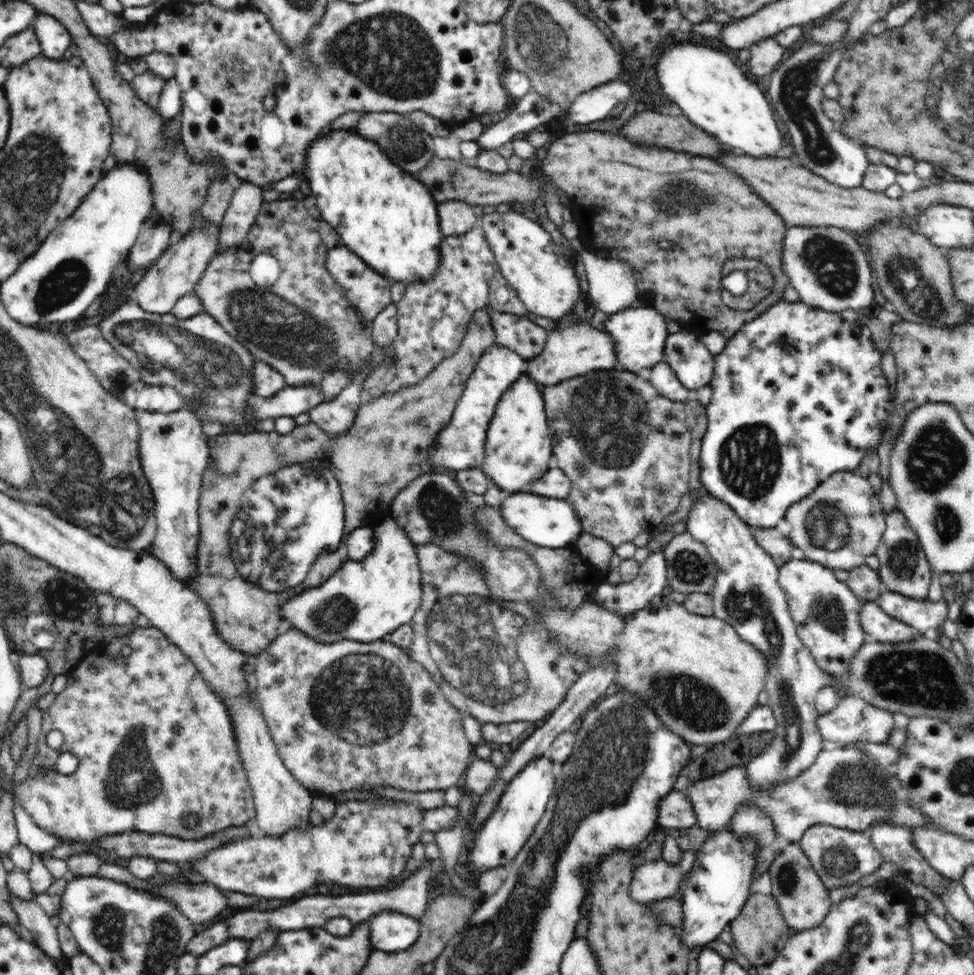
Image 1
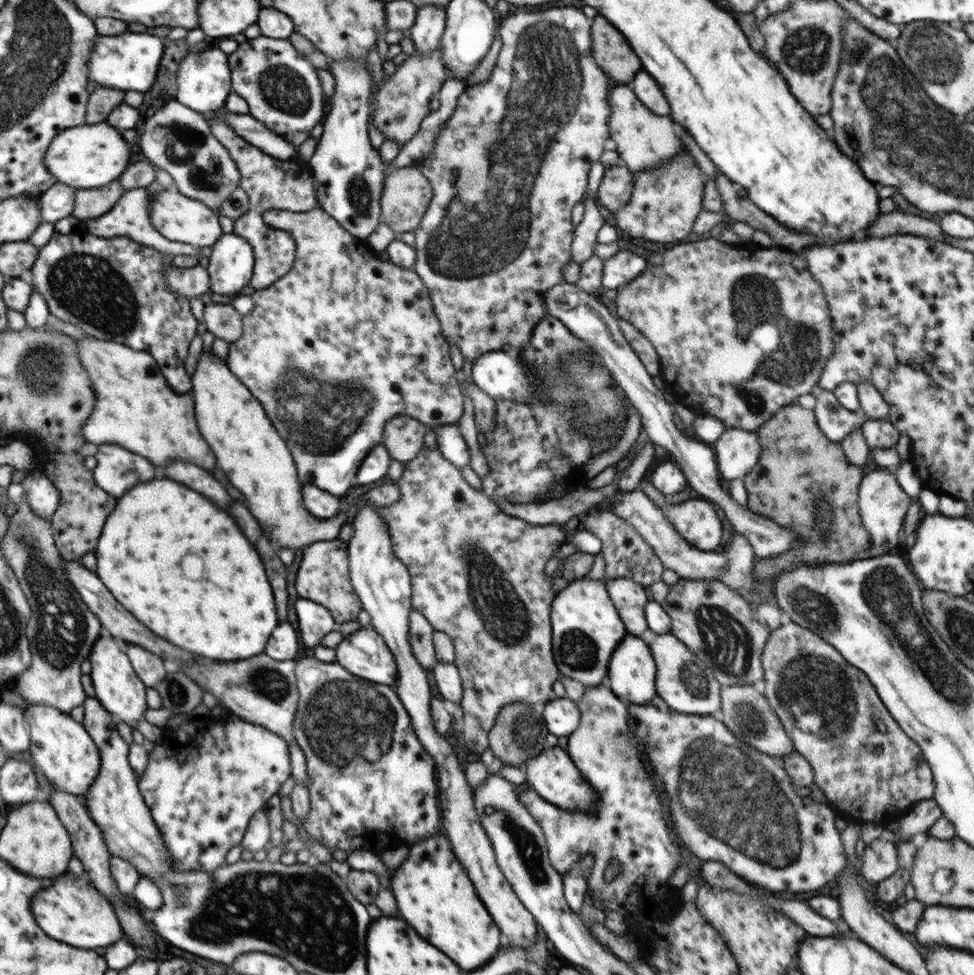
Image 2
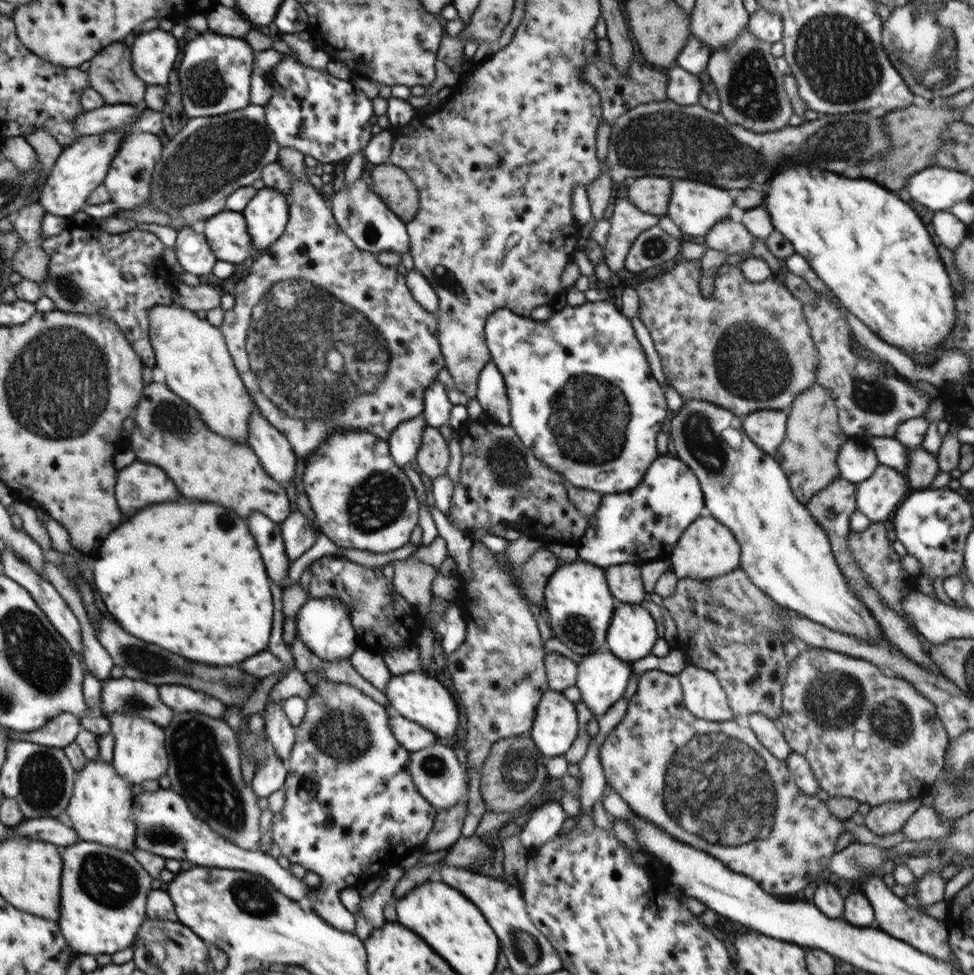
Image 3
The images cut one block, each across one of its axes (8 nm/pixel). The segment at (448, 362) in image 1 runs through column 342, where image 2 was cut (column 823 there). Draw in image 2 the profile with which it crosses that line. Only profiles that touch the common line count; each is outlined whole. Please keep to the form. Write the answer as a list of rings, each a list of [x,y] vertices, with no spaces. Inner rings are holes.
[[[794,402],[783,406],[772,415],[757,431],[761,448],[760,459],[750,473],[743,478],[748,493],[747,506],[760,516],[776,522],[778,526],[794,532],[801,538],[801,546],[787,550],[768,558],[755,558],[753,572],[755,582],[750,591],[738,591],[738,596],[744,598],[749,605],[756,608],[757,604],[767,602],[774,597],[773,582],[776,575],[789,571],[800,565],[847,564],[854,560],[857,552],[872,546],[871,536],[862,525],[857,501],[859,486],[865,476],[862,467],[848,463],[840,443],[832,442],[820,429],[813,409],[800,406]]]

